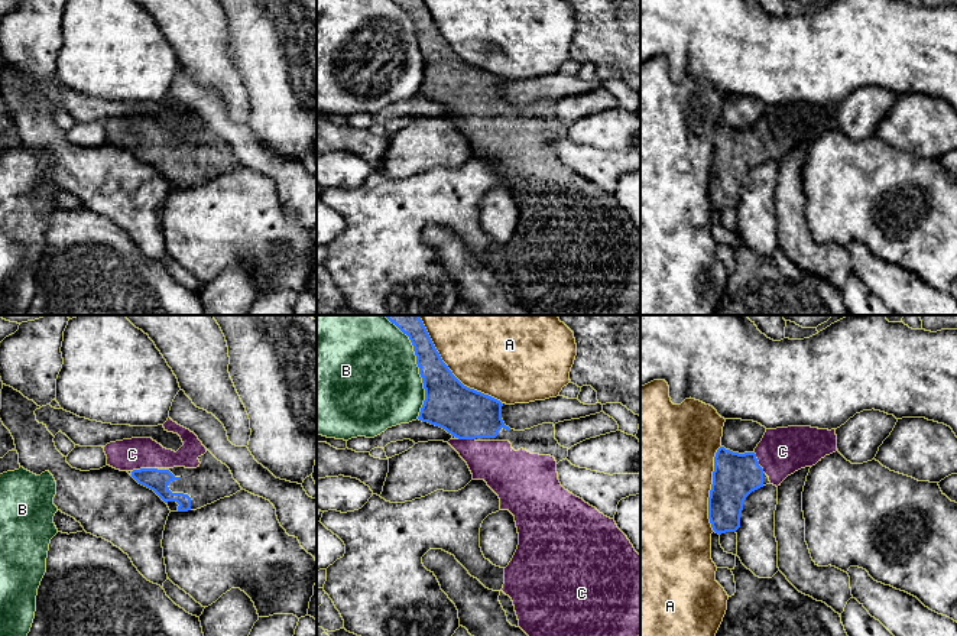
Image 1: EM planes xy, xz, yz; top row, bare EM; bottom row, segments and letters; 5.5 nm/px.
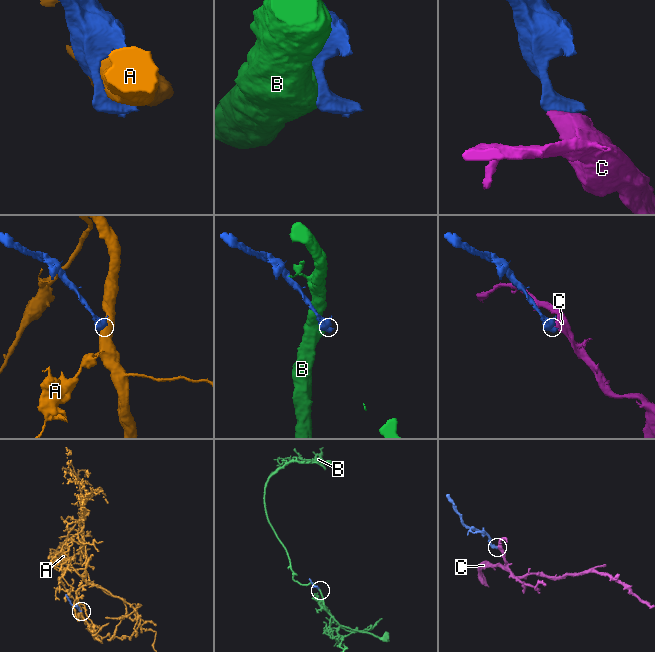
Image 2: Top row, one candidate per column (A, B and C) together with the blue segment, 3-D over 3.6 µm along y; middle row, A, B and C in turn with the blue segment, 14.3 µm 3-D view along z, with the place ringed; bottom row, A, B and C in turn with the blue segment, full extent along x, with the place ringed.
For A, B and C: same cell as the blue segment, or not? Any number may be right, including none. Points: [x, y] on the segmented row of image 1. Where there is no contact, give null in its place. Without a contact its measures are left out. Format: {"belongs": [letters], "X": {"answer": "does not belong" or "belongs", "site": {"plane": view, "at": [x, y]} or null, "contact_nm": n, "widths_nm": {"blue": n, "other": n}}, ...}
{"belongs": ["C"], "A": {"answer": "does not belong", "site": {"plane": "xz", "at": [448, 369]}, "contact_nm": 700, "widths_nm": {"blue": 280, "other": 500}}, "B": {"answer": "does not belong", "site": {"plane": "xz", "at": [418, 366]}, "contact_nm": 600, "widths_nm": {"blue": 260, "other": 500}}, "C": {"answer": "belongs", "site": {"plane": "xy", "at": [143, 469]}, "contact_nm": 150, "widths_nm": {"blue": 130, "other": 180}}}

